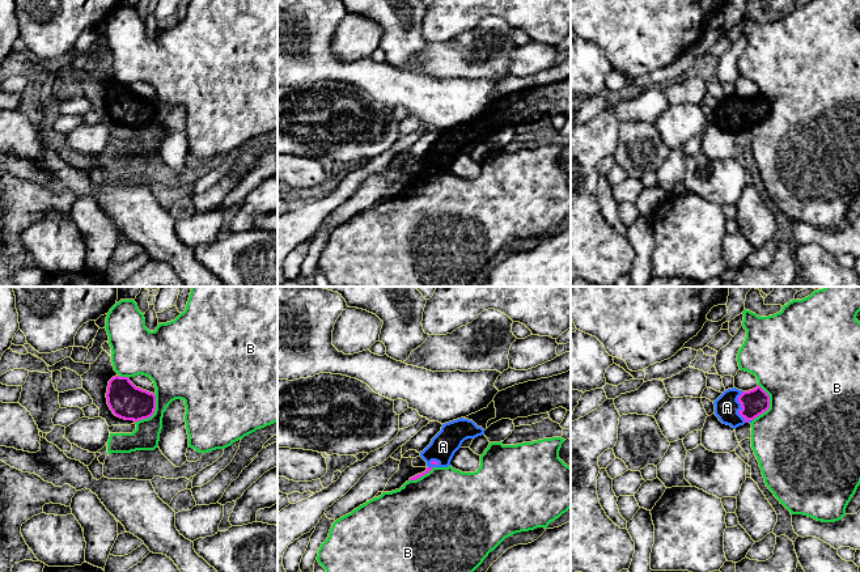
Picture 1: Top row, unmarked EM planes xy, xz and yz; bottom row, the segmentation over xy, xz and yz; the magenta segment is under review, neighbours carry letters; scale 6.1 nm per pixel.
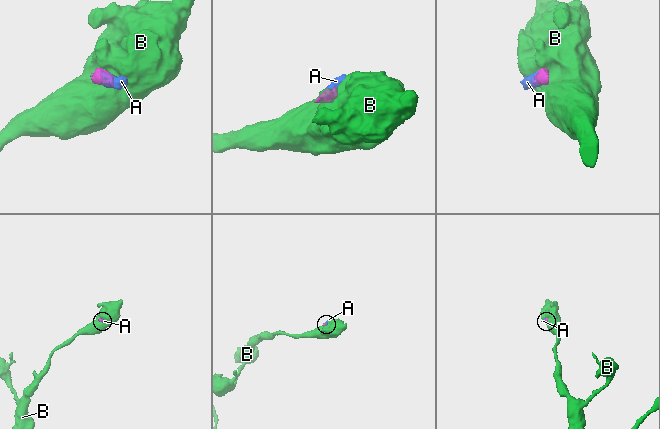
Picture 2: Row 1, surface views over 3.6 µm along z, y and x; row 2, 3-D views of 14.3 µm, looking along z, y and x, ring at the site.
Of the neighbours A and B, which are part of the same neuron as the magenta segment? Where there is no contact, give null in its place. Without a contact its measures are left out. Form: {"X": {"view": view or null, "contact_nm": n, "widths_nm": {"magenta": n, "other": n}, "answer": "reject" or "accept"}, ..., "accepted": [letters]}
{"A": {"view": "yz", "contact_nm": 190, "widths_nm": {"magenta": 160, "other": 150}, "answer": "accept"}, "B": {"view": "yz", "contact_nm": 240, "widths_nm": {"magenta": 160, "other": 500}, "answer": "reject"}, "accepted": ["A"]}

